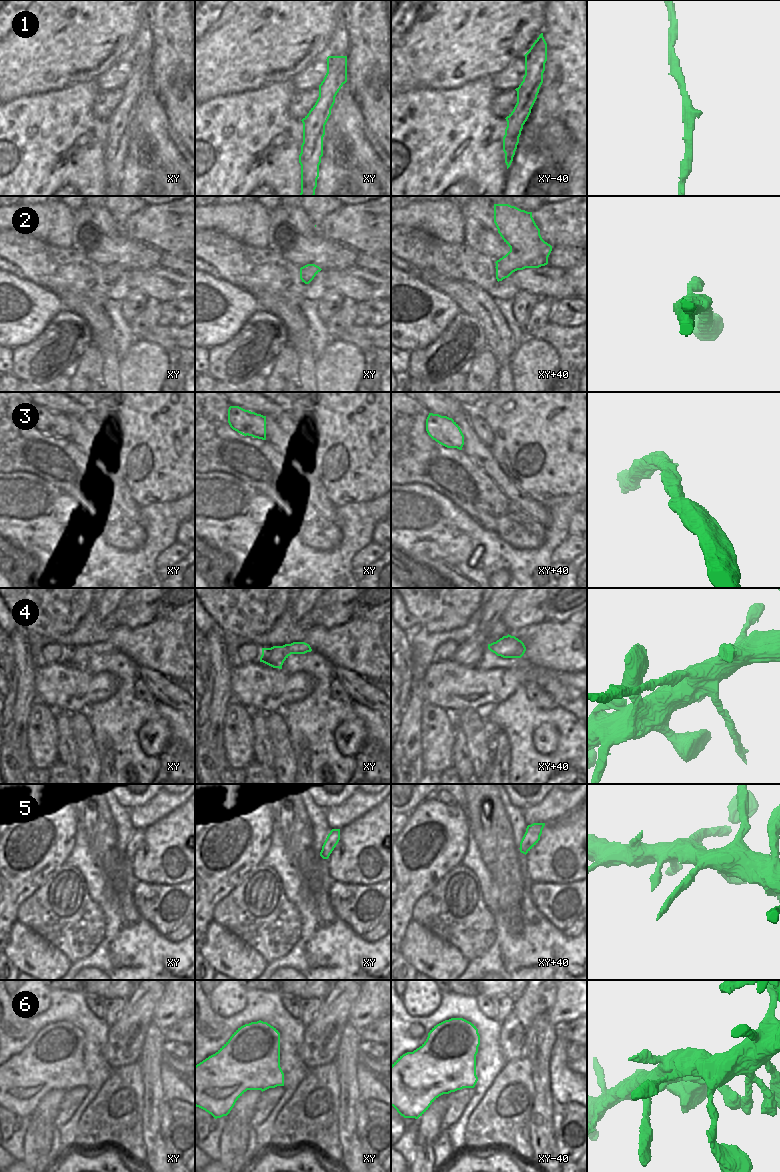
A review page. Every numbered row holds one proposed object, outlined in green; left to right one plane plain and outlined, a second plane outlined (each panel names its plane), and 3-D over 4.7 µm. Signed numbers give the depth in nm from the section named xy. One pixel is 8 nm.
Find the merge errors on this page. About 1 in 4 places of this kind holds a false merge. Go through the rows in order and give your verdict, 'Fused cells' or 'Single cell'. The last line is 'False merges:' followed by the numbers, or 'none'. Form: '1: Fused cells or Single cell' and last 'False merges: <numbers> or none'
1: Single cell
2: Single cell
3: Single cell
4: Fused cells
5: Single cell
6: Single cell
False merges: 4

